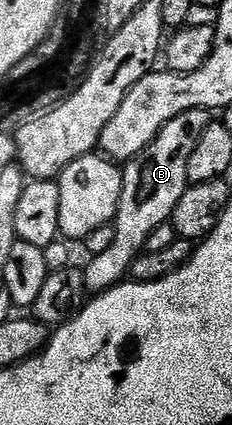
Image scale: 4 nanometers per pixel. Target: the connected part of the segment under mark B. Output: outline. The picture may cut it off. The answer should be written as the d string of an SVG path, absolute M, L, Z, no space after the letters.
M189 110L176 120L168 120L162 131L144 148L142 154L131 158L122 170L122 191L120 204L112 223L114 235L112 244L104 248L104 252L93 255L90 263L84 266L86 288L91 295L102 294L118 285L130 273L132 260L146 249L148 236L152 236L152 228L169 223L176 204L180 204L180 196L184 196L187 188L186 161L192 156L192 148L200 140L204 128L212 121L209 110Z

